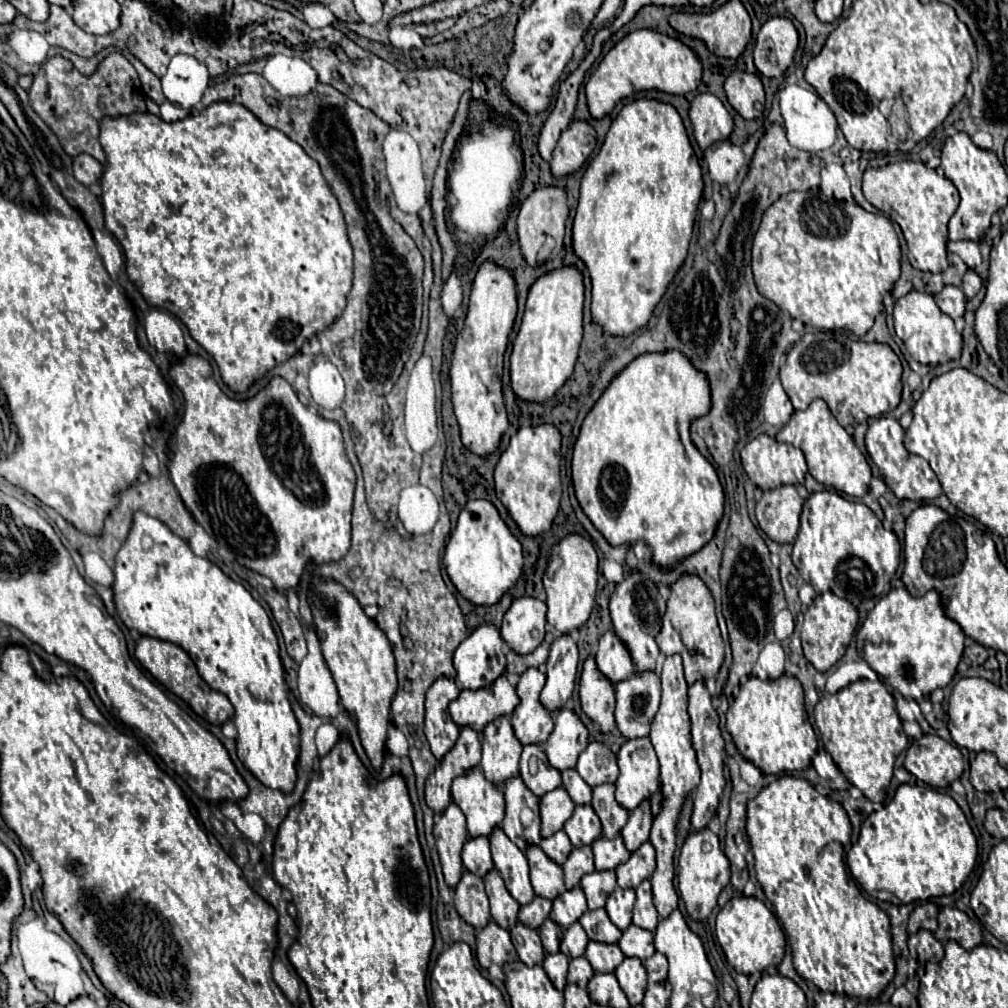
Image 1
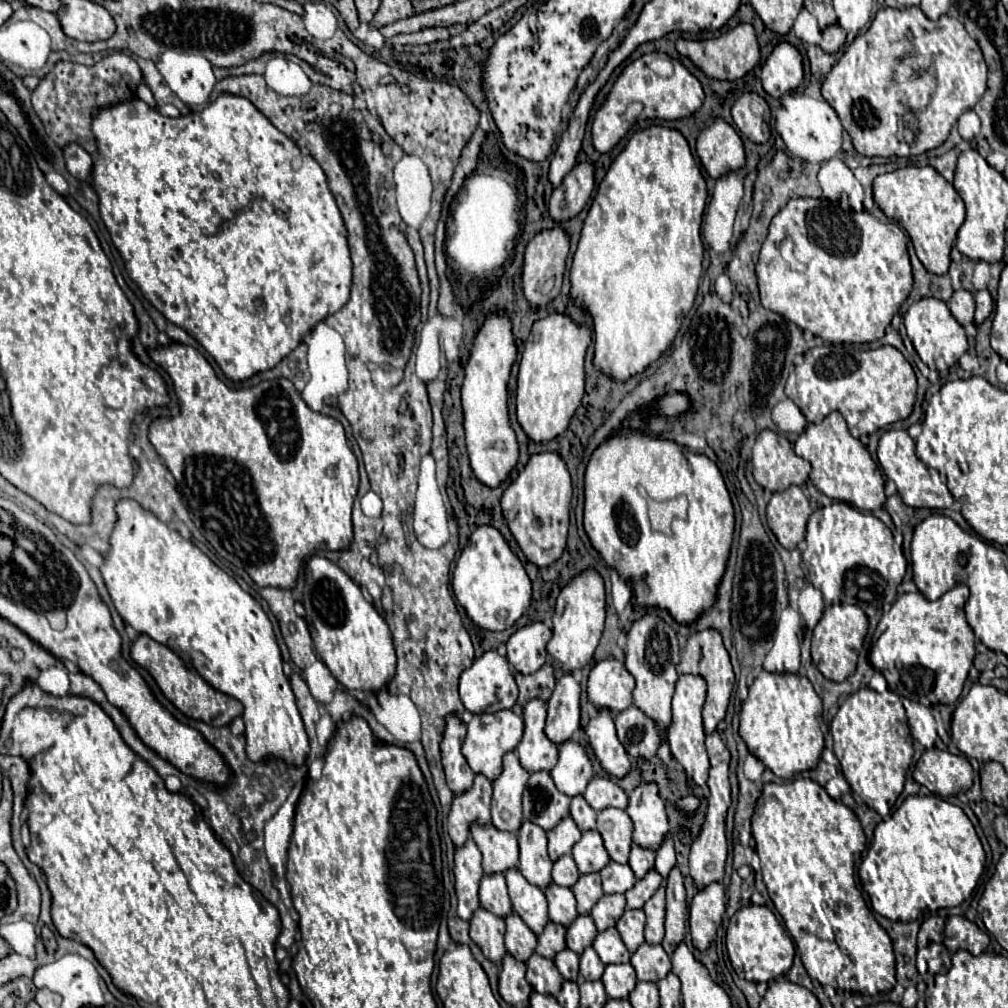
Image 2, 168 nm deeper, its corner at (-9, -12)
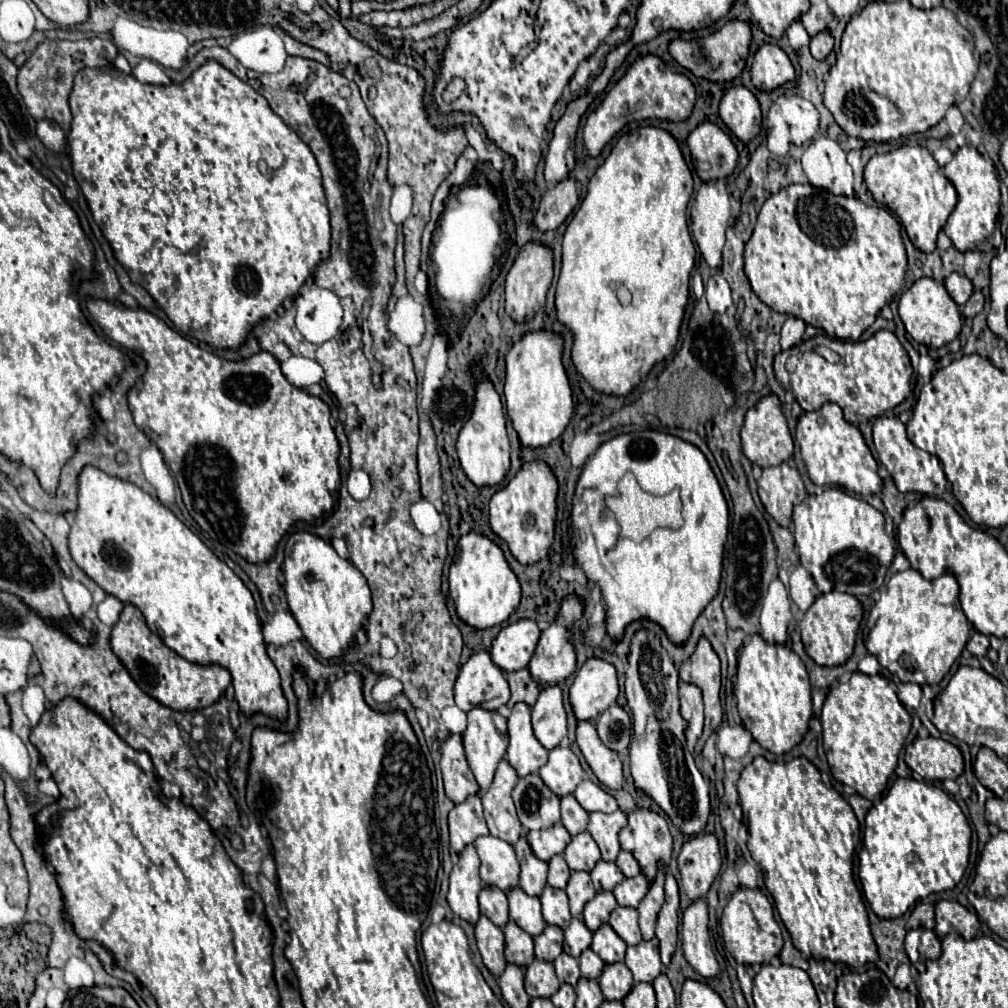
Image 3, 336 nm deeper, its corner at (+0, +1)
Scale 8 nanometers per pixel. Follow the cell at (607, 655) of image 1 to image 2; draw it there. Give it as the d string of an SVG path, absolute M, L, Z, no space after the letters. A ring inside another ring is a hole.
M603 659L589 673L587 699L599 711L607 709L613 715L621 713L631 705L631 691L633 675L617 659Z

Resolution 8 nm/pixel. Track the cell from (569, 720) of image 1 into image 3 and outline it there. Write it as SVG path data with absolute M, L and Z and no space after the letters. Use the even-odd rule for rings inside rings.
M556 746L550 750L548 762L540 768L540 776L556 796L564 796L576 790L584 778L584 770L568 746Z

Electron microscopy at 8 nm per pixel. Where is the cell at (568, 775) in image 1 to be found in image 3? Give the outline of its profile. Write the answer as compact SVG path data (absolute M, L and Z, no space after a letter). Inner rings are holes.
M572 794L562 796L562 824L572 836L584 832L588 824L588 812L578 804L578 800Z

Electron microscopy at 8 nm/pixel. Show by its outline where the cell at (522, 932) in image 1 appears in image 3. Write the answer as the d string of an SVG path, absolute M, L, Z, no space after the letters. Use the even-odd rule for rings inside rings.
M534 958L532 964L524 968L524 986L530 998L550 998L560 988L560 980L552 968L552 962Z

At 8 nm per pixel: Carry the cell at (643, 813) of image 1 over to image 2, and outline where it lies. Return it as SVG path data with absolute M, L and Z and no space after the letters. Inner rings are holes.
M635 845L631 847L629 855L629 867L635 873L635 879L643 879L655 865L655 853L649 853L649 849L637 849Z

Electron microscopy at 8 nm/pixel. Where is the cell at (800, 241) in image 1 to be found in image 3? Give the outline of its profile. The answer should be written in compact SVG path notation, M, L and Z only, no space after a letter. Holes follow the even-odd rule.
M792 184L770 196L744 250L744 270L756 296L776 312L802 318L832 338L858 340L876 314L902 290L906 250L898 220L884 208L866 206L854 196L834 196L810 184Z

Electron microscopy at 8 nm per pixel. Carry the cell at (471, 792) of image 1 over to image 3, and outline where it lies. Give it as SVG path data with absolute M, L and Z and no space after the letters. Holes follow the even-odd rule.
M488 834L488 836L476 838L474 846L476 846L480 862L482 862L480 876L482 876L484 884L498 886L504 892L518 884L520 866L518 866L514 848L508 842Z

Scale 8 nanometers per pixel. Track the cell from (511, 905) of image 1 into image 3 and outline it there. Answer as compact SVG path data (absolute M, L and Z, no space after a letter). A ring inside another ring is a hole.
M508 920L502 928L506 936L506 960L514 962L518 966L528 966L534 958L534 944L532 936L524 932L514 920Z

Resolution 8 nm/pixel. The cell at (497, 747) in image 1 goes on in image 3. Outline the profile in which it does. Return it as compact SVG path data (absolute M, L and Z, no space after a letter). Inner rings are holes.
M502 758L494 776L494 782L490 788L482 794L482 806L484 806L484 818L490 828L490 834L496 838L506 840L508 844L514 844L520 836L522 824L516 816L514 802L512 802L512 788L516 786L516 770Z

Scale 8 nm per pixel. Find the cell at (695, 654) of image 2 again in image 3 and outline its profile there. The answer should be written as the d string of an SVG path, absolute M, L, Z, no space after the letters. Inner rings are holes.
M700 636L694 654L686 662L682 662L678 672L684 682L694 682L696 686L700 686L702 696L704 696L704 714L706 714L704 730L706 732L700 736L700 740L696 744L696 752L700 752L708 734L712 734L716 730L716 726L722 722L720 660L718 660L716 652L712 650L706 636Z

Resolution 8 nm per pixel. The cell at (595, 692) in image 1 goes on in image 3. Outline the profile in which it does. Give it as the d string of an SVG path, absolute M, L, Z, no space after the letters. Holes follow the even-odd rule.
M578 722L576 728L576 742L588 762L588 766L594 770L598 780L606 784L608 788L620 788L624 784L622 776L622 762L618 752L612 752L600 736L596 736L596 726L594 722Z

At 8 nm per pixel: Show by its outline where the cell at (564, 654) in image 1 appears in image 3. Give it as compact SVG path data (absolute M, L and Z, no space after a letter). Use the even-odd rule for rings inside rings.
M558 684L542 688L532 708L532 728L534 736L546 750L558 746L566 736L566 710L562 702L562 688Z

